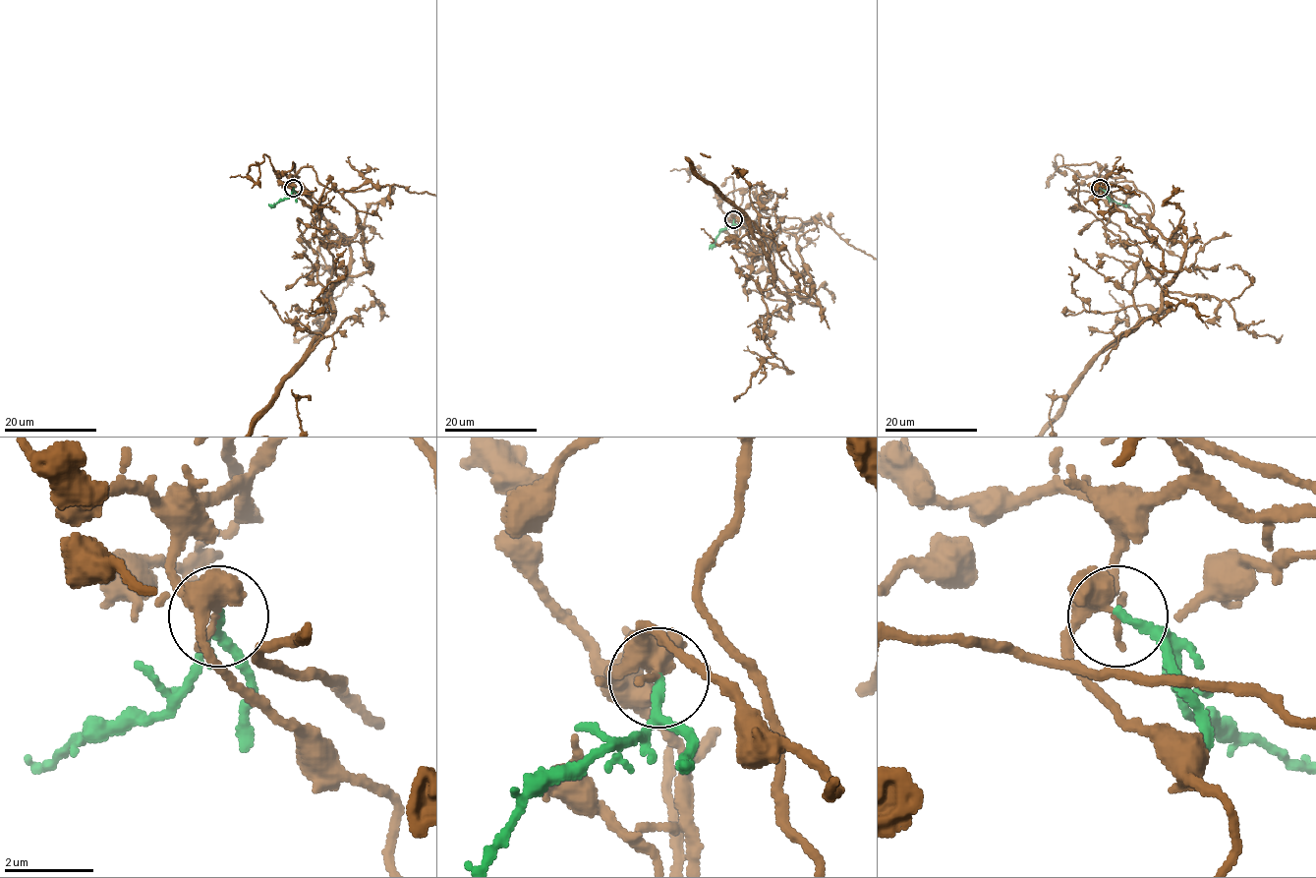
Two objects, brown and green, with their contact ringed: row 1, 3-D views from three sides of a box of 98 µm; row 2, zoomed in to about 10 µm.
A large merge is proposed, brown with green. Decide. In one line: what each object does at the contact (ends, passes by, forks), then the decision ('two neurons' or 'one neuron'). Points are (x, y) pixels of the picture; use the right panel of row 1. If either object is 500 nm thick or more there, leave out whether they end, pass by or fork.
brown forks; green passes by; two neurons

